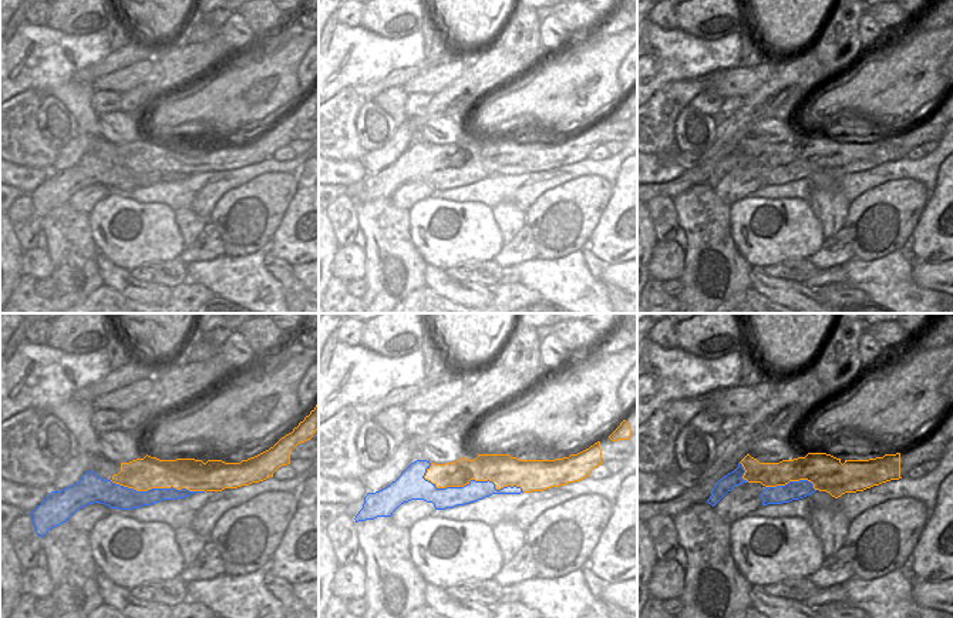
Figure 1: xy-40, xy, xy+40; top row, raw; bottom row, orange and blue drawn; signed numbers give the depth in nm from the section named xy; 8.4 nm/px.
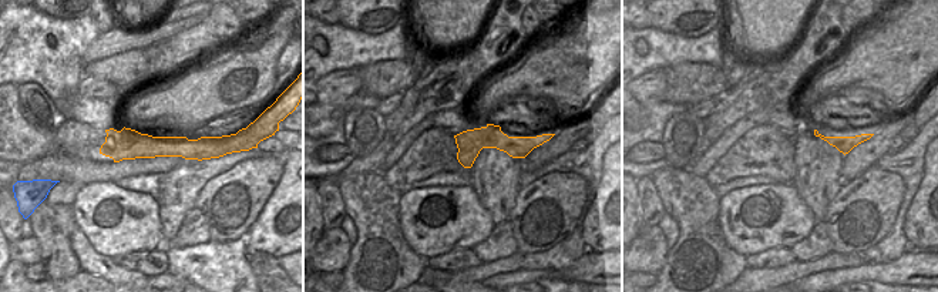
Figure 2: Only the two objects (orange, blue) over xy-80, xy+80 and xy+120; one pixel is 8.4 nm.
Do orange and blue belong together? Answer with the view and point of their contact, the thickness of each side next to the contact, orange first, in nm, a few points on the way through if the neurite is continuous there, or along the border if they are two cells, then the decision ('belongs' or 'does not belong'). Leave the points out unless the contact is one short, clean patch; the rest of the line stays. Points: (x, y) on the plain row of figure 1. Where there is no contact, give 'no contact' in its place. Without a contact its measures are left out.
contact xy (487, 161); calibres 280 and 170 nm; does not belong

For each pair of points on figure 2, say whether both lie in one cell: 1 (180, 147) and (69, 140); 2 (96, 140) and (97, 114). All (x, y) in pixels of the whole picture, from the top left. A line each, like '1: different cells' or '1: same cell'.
1: same cell
2: different cells

